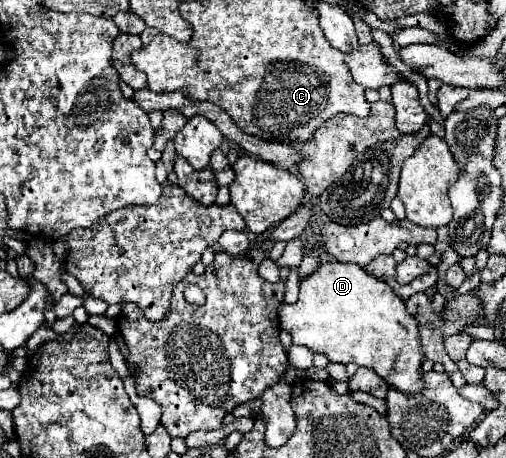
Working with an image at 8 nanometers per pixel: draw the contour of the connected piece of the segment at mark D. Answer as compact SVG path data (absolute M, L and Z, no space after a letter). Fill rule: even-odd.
M353 263L321 265L301 281L299 301L295 305L283 303L277 315L295 345L303 345L313 353L325 353L331 363L355 363L373 369L403 393L423 389L421 363L425 355L419 341L419 321L405 309L405 301L385 281L373 279L365 269Z

